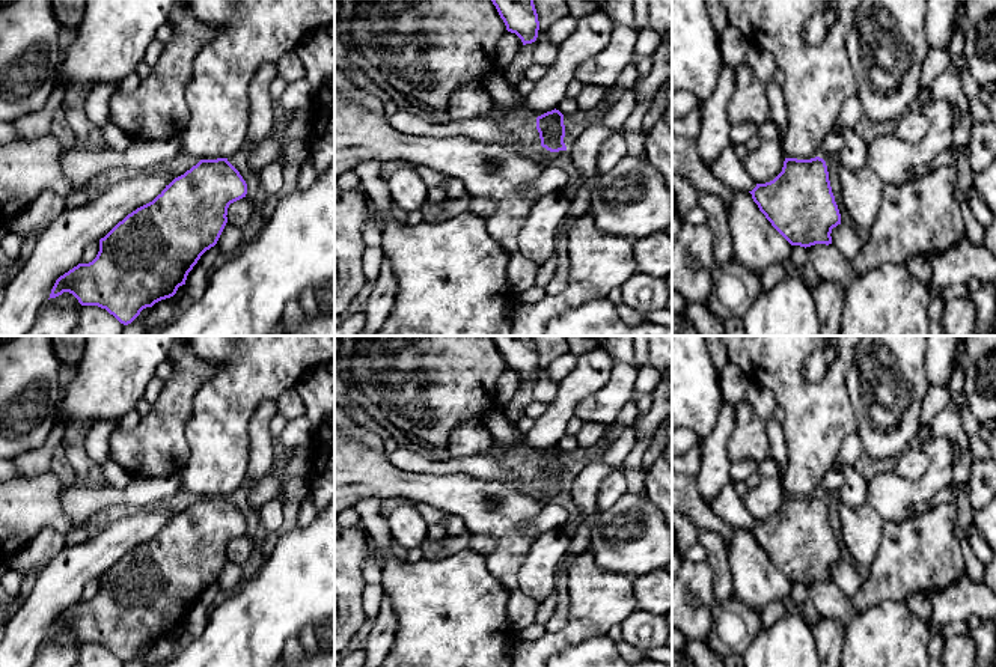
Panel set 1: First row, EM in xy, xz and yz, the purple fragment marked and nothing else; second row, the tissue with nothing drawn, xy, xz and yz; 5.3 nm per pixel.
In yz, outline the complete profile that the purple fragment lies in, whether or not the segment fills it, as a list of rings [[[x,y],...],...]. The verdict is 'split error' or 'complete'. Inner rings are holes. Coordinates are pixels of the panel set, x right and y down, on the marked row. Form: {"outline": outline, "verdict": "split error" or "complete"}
{"outline": [[[785,158],[782,172],[770,182],[749,191],[771,226],[791,244],[811,247],[832,244],[832,229],[841,224],[841,214],[832,193],[826,161]]], "verdict": "complete"}

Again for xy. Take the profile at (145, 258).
{"outline": [[[228,158],[200,160],[101,238],[96,257],[60,276],[50,298],[69,292],[81,306],[98,306],[121,324],[131,324],[143,309],[173,297],[185,285],[200,256],[217,244],[229,205],[246,194],[247,184]]], "verdict": "complete"}

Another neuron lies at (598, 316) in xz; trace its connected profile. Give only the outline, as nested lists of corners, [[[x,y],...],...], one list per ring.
[[[607,298],[588,301],[548,321],[544,336],[672,336],[672,328],[645,321],[628,327]]]

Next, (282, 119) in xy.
[[[277,111],[276,122],[271,131],[271,137],[280,139],[285,134],[286,125],[291,122],[292,114],[285,111]]]

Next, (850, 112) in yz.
[[[850,96],[841,105],[838,117],[832,131],[823,139],[820,145],[820,158],[827,160],[839,157],[845,146],[842,136],[844,129],[853,129],[857,122],[863,117],[863,110],[857,96]]]

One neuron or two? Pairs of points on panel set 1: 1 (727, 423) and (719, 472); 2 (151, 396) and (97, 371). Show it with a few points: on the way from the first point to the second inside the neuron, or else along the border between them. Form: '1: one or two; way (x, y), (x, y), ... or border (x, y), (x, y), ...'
1: one; way (719, 435), (717, 459)
2: two; border (154, 375), (142, 396)

